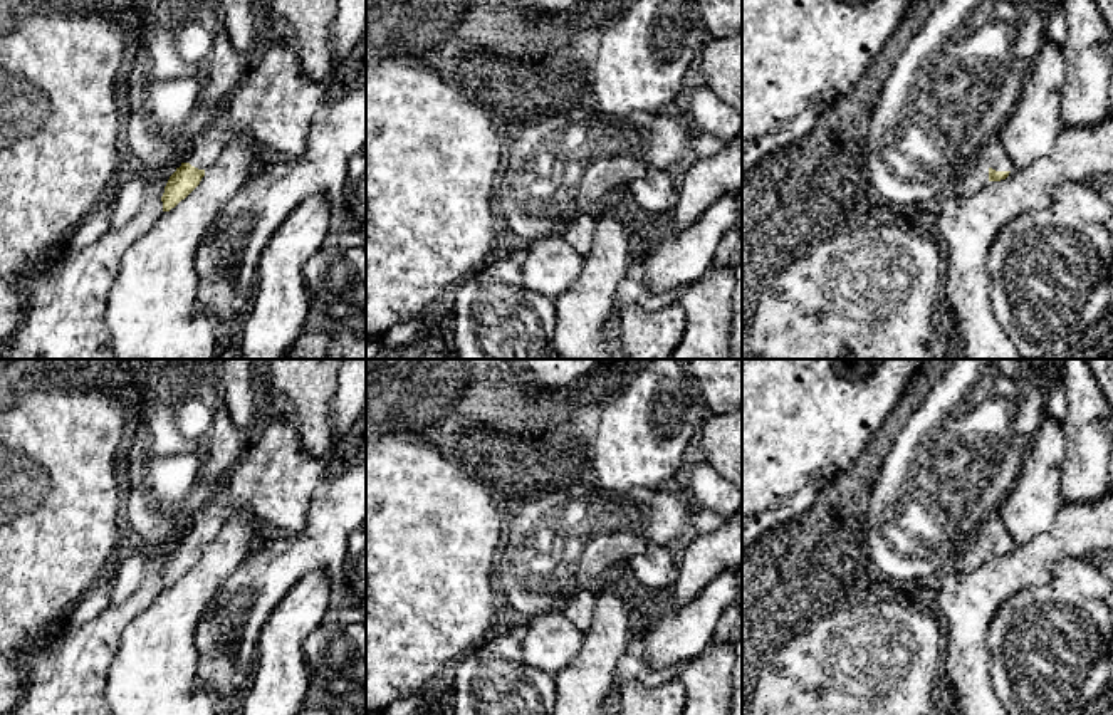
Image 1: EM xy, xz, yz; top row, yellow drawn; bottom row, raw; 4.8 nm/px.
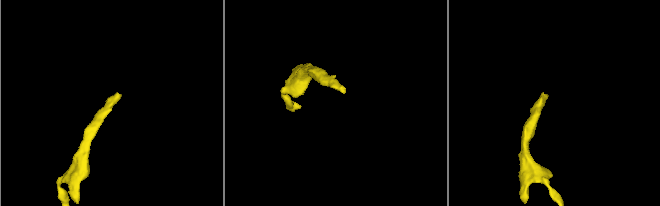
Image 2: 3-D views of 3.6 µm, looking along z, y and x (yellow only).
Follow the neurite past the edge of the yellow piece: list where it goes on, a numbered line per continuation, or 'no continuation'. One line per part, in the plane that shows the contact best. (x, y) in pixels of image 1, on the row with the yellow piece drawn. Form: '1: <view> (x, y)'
1: xy (276, 103)

